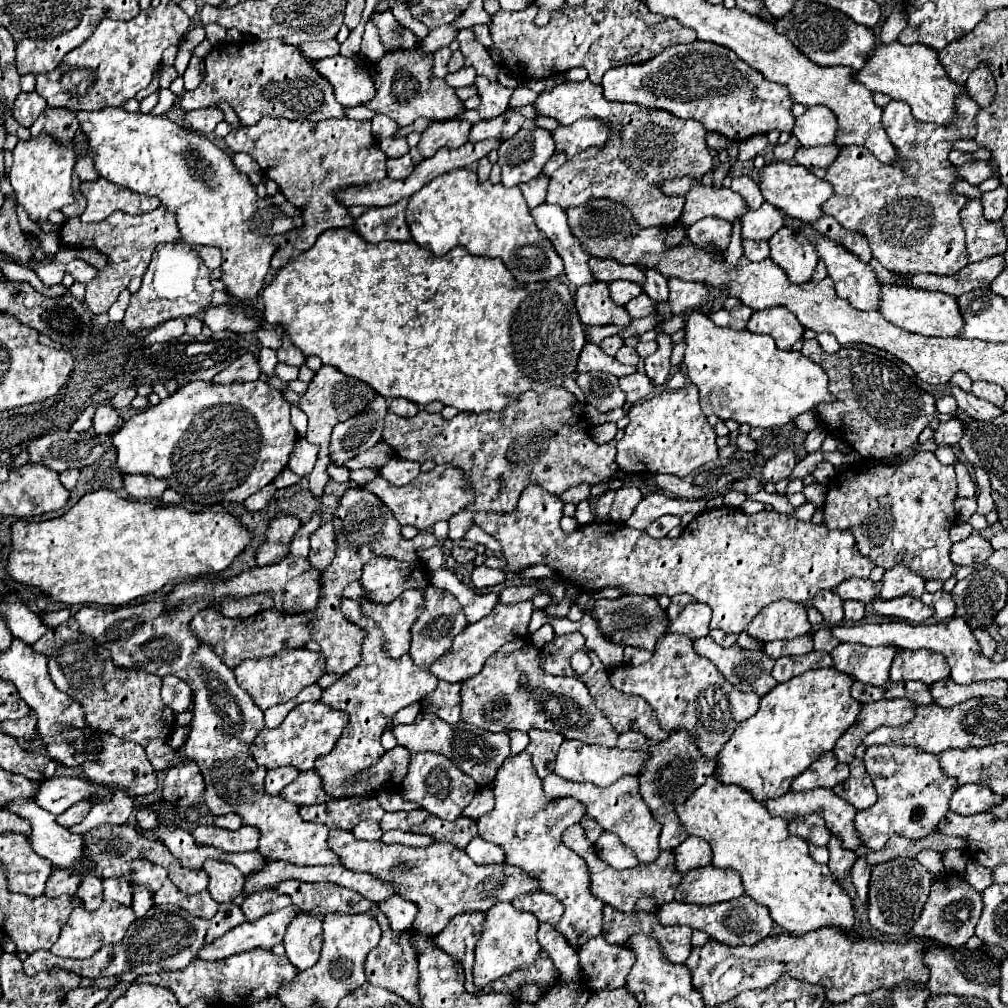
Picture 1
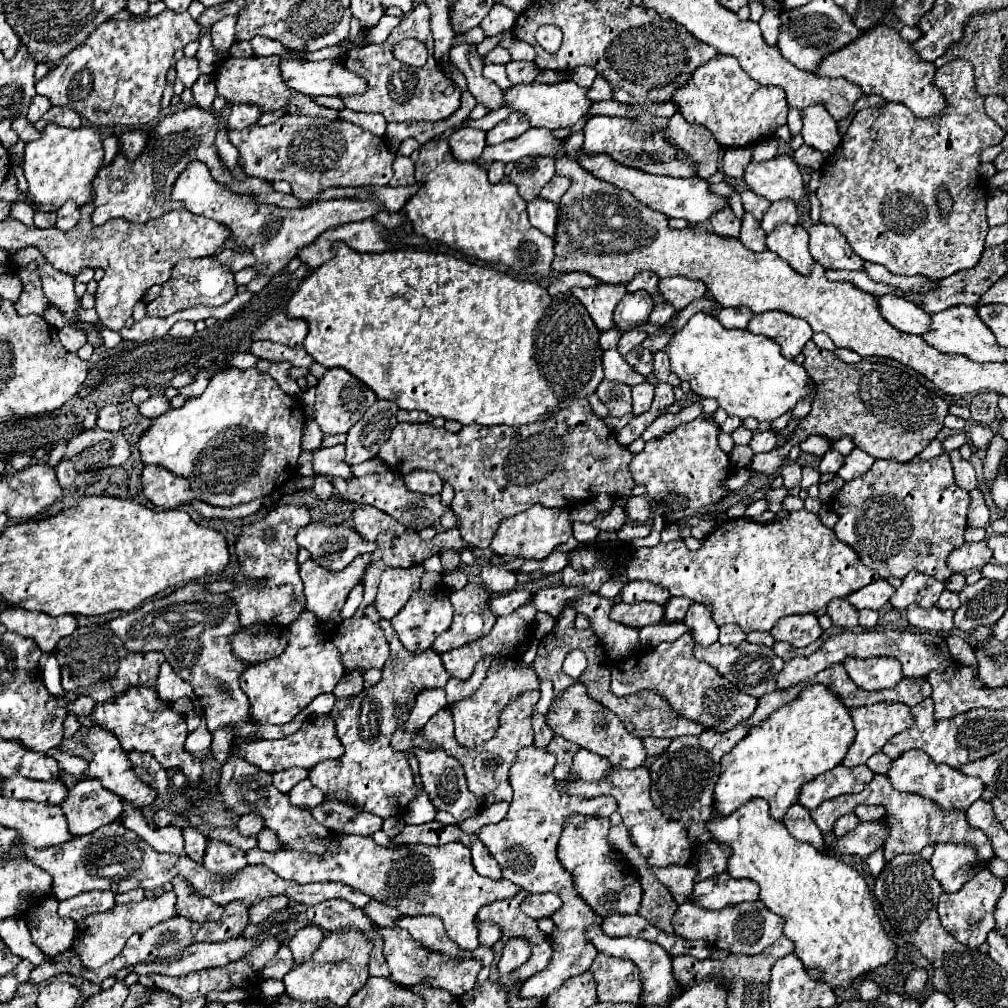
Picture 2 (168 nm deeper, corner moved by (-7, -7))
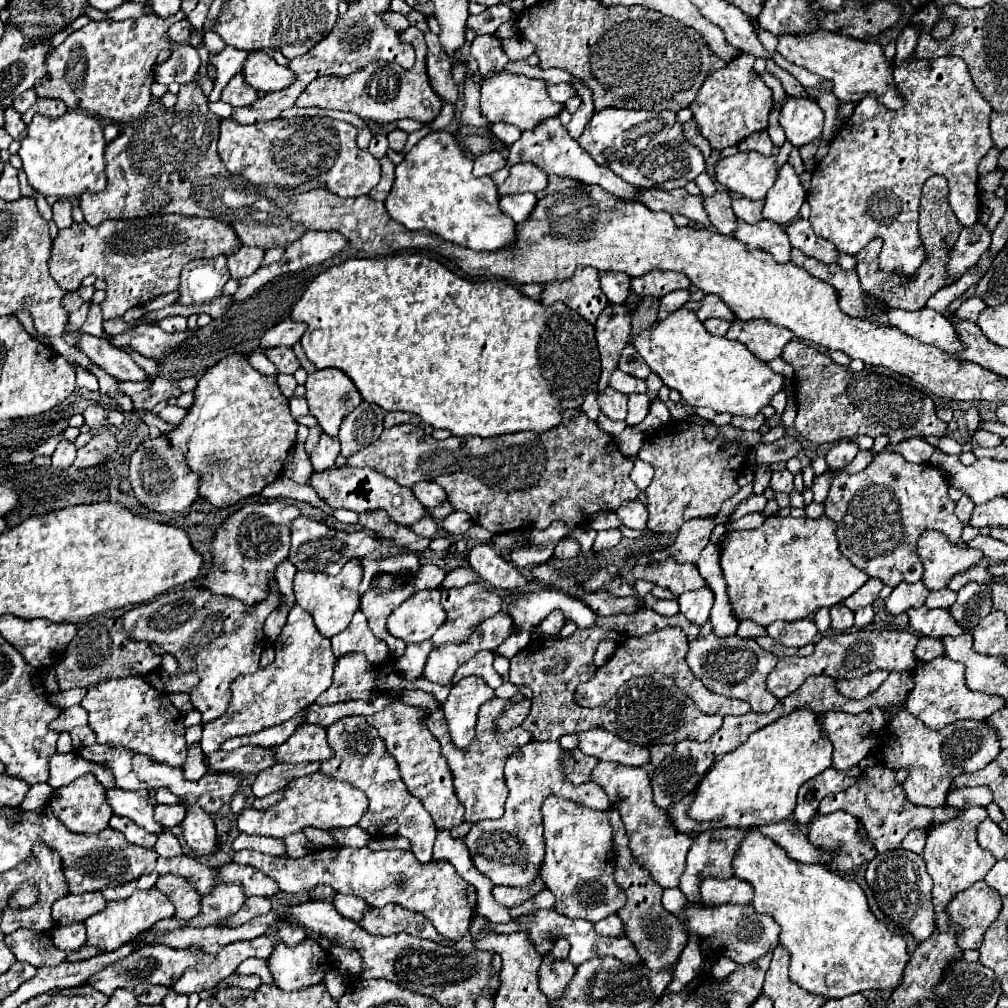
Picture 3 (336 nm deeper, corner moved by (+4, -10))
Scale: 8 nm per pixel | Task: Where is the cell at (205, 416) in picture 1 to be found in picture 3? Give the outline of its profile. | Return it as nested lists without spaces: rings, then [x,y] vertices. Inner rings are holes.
[[[231,354],[203,374],[193,394],[195,400],[193,406],[187,410],[187,416],[165,436],[169,438],[171,448],[183,452],[189,470],[199,474],[201,498],[211,502],[215,508],[227,508],[261,492],[267,484],[281,476],[289,450],[295,444],[299,424],[289,412],[289,398],[285,398],[277,386],[277,376],[263,376],[247,362],[245,356]]]

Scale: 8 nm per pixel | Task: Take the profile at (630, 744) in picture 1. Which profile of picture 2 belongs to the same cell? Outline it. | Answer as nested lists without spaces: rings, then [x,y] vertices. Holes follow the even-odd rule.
[[[652,737],[644,739],[644,747],[646,747],[646,753],[650,759],[662,755],[668,749],[668,745],[670,745],[670,739],[652,739]]]

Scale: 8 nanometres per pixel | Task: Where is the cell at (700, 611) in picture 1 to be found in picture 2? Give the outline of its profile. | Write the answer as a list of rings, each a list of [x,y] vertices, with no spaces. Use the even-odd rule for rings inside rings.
[[[692,603],[684,623],[692,629],[692,637],[698,645],[708,647],[718,641],[718,625],[712,619],[712,609],[702,603]]]

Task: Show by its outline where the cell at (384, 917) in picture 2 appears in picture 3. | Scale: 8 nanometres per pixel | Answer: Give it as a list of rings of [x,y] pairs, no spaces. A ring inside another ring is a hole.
[[[337,894],[333,904],[343,918],[349,918],[349,920],[355,920],[355,922],[359,922],[363,918],[365,910],[367,910],[367,904],[365,904],[363,898],[349,898],[349,896],[343,896],[343,894]]]

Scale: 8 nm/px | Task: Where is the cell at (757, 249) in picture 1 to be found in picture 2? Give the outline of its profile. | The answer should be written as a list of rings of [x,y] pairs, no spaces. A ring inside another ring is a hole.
[[[744,213],[742,217],[742,229],[740,229],[740,241],[744,243],[744,247],[752,249],[752,251],[764,251],[766,249],[766,233],[762,231],[760,223],[752,217],[752,213]]]

